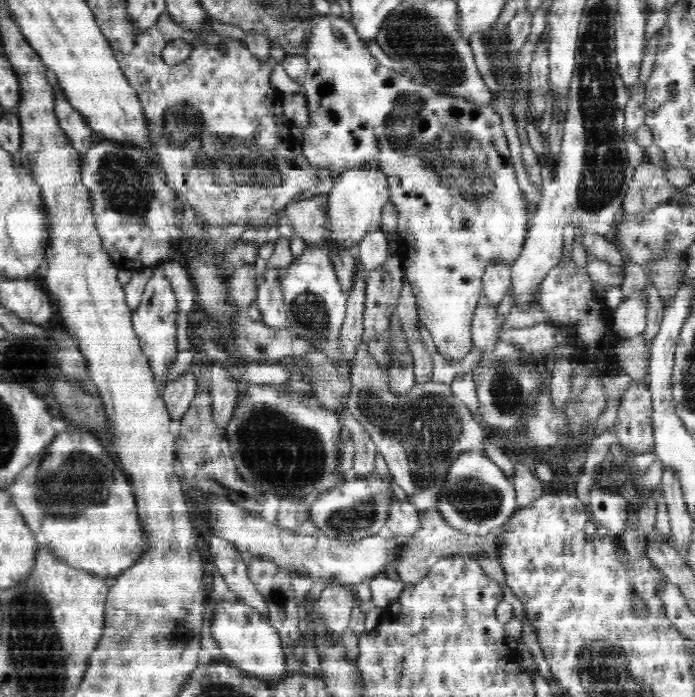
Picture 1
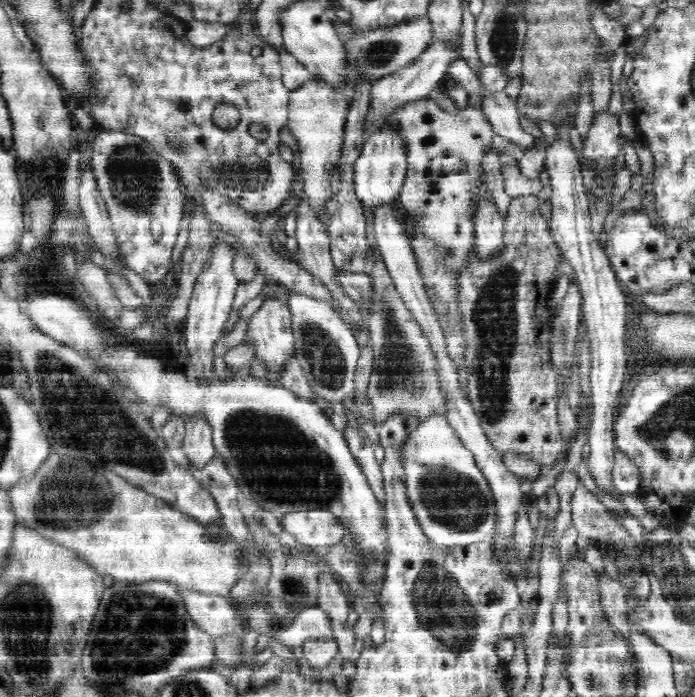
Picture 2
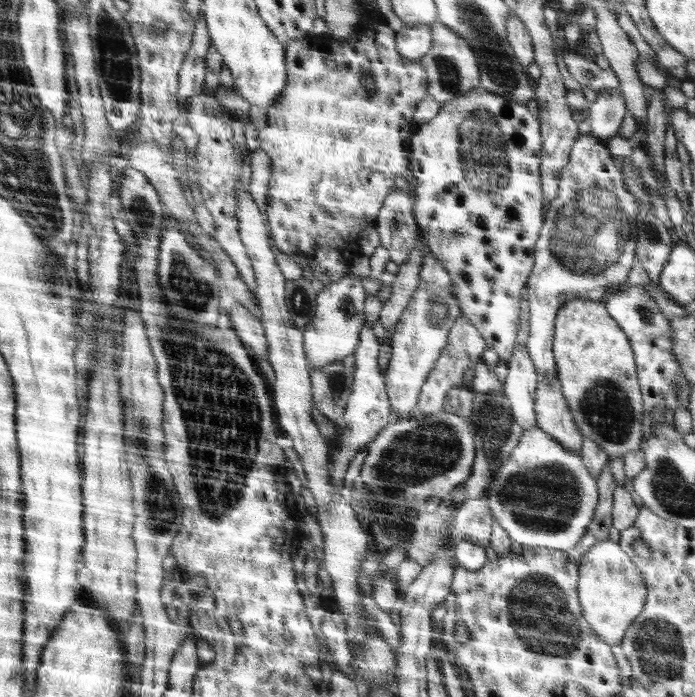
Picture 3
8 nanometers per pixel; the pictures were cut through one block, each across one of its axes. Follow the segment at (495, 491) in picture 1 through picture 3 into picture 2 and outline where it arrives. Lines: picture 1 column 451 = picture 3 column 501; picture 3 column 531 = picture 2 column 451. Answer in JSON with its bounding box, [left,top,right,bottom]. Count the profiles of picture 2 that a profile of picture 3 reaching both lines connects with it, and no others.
[404,415,498,547]

